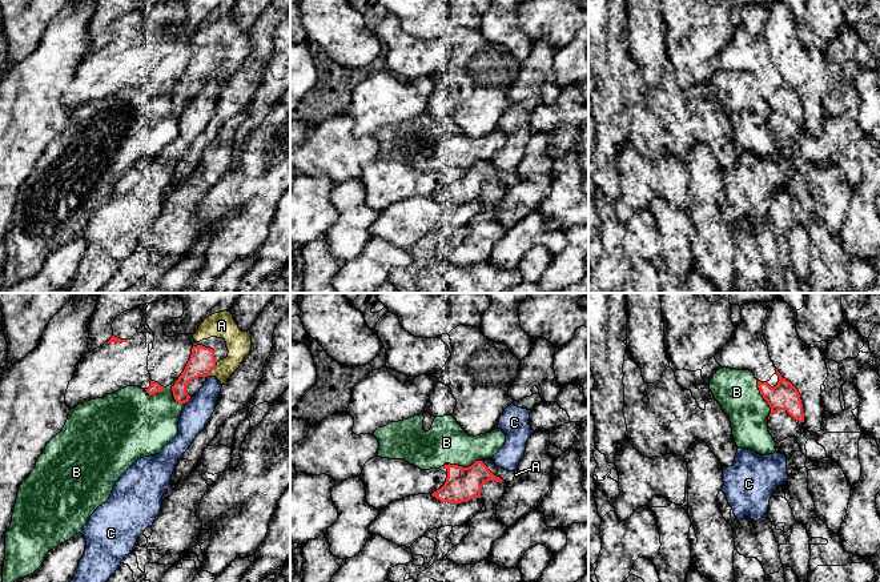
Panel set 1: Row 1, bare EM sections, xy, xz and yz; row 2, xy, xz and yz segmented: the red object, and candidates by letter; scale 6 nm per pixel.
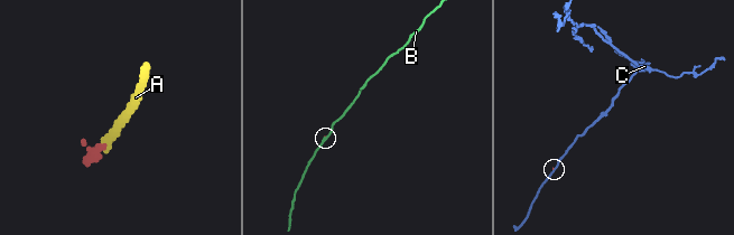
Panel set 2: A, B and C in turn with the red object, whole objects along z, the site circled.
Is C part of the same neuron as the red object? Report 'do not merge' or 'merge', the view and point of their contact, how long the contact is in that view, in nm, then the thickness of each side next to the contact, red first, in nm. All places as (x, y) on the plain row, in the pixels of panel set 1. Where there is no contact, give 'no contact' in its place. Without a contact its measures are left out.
do not merge | xy (188, 101) | 50 nm | 160/170 nm

